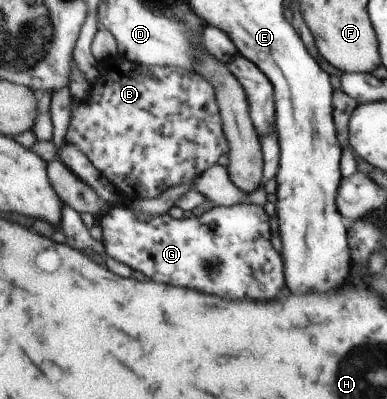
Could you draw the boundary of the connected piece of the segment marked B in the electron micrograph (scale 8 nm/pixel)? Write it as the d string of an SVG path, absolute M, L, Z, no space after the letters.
M117 54L115 59L99 65L101 74L94 84L90 85L88 96L80 103L71 102L71 118L66 135L65 143L75 145L83 151L91 162L118 188L123 186L123 190L131 190L135 198L153 198L162 195L167 189L172 189L177 185L189 185L199 175L209 171L211 167L217 165L219 158L225 154L230 154L230 144L225 136L224 122L220 113L220 106L216 97L215 87L199 73L191 69L173 67L171 65L142 65L129 60L125 55Z

